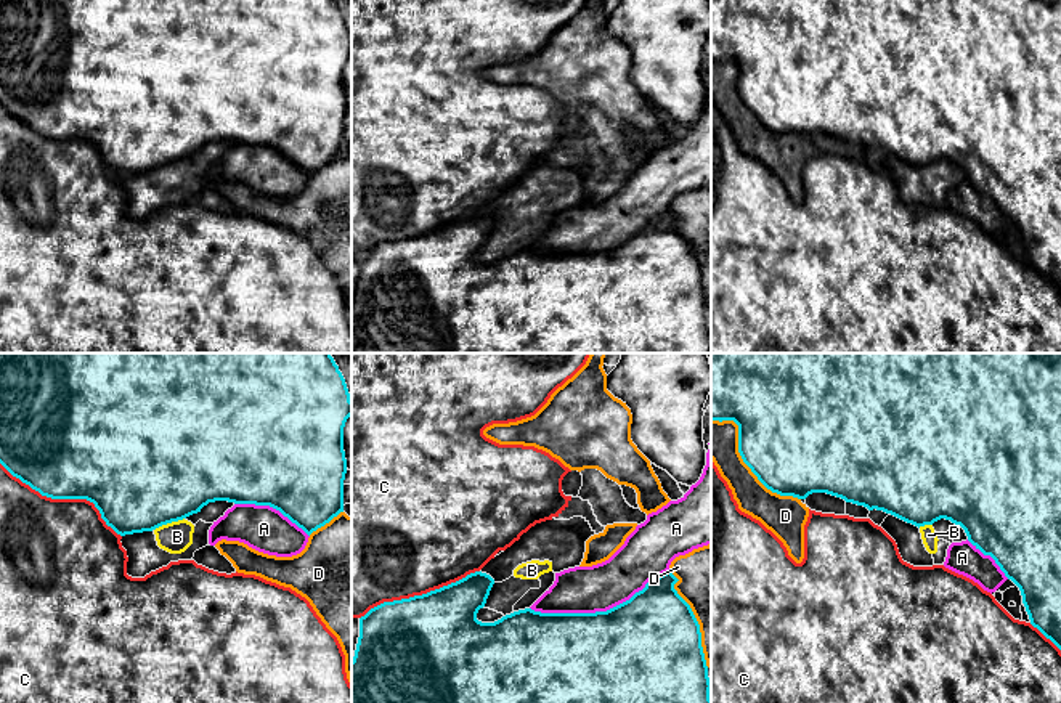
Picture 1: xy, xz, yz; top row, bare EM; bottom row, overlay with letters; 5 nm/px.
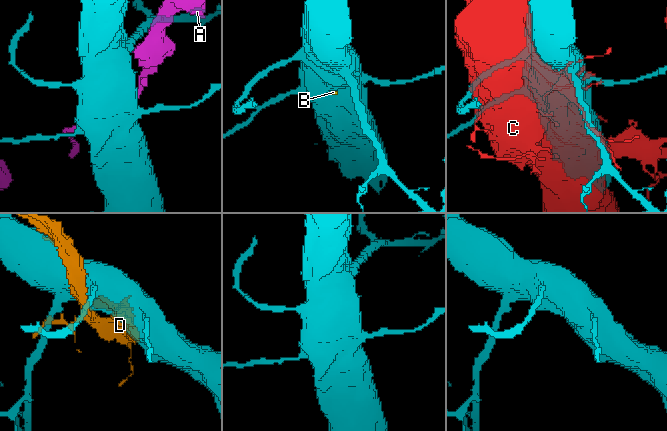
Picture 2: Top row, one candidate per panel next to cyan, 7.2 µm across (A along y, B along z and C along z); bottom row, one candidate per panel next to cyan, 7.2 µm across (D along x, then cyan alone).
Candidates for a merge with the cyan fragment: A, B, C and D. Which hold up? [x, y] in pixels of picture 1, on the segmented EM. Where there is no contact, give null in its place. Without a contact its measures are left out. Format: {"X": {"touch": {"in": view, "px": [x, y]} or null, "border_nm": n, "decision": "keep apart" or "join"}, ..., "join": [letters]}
{"A": {"touch": {"in": "xz", "px": [599, 612]}, "border_nm": 700, "decision": "keep apart"}, "B": {"touch": {"in": "xy", "px": [169, 522]}, "border_nm": 170, "decision": "keep apart"}, "C": {"touch": {"in": "xy", "px": [65, 498]}, "border_nm": 700, "decision": "keep apart"}, "D": {"touch": {"in": "yz", "px": [743, 461]}, "border_nm": 600, "decision": "keep apart"}, "join": []}

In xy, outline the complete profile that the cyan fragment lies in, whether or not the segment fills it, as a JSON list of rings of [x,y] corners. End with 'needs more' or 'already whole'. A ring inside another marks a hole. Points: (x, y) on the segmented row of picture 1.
[[[0,353],[0,464],[51,499],[87,499],[117,534],[152,531],[215,501],[270,506],[308,536],[344,512],[344,427],[352,400],[331,353]]] | already whole

